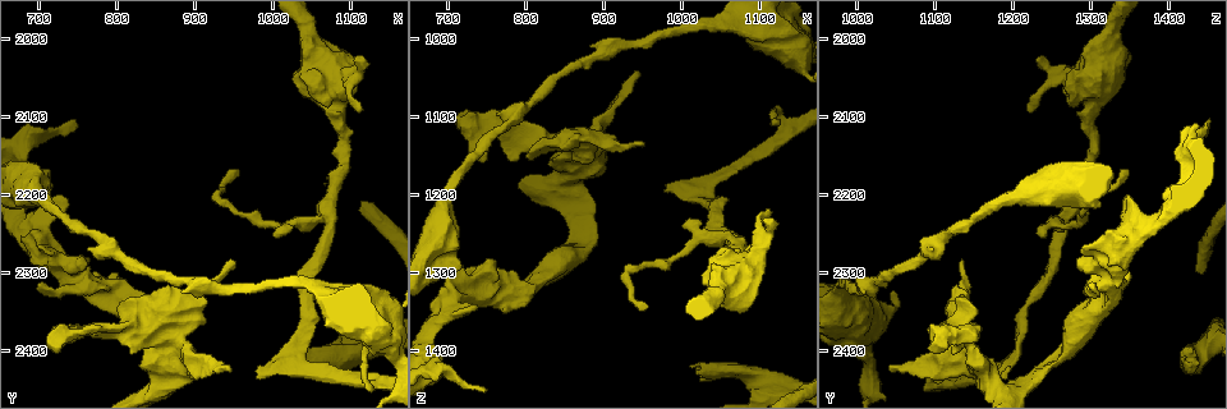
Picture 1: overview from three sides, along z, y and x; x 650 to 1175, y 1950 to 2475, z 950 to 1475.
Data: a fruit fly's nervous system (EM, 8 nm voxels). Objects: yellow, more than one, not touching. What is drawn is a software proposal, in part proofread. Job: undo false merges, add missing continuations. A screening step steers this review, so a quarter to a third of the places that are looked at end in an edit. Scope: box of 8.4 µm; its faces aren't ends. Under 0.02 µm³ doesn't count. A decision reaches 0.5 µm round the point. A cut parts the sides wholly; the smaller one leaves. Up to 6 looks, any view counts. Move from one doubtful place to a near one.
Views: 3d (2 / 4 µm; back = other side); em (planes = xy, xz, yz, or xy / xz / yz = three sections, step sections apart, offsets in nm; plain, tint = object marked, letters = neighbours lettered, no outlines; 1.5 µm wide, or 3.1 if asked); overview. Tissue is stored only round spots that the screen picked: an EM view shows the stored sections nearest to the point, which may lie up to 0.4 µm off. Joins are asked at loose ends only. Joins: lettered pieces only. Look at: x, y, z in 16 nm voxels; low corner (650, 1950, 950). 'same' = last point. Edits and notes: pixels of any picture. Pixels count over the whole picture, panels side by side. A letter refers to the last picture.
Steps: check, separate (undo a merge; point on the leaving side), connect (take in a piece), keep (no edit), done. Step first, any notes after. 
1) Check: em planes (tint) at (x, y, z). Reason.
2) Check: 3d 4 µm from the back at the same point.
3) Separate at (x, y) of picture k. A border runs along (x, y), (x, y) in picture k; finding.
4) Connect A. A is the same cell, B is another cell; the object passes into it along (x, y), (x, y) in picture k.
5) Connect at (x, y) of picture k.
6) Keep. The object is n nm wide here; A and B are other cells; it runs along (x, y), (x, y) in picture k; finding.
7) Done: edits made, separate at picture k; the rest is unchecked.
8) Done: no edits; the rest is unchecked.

Check: em planes (letters) at (755, 2315, 1330). Thick turns thin.

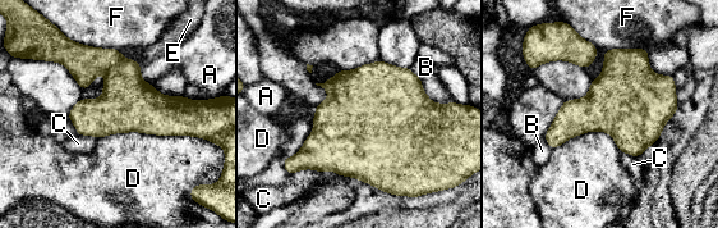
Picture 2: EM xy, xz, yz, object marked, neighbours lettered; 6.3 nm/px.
Keep. The object is 480 nm wide here; A, B, C, D, E and F are other cells; a border runs along (321, 172), (302, 169), (289, 176) in picture 2; continuous, no second neuron.

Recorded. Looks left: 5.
Check: 3d 2 µm at (875, 2320, 1130). Branch stops here.

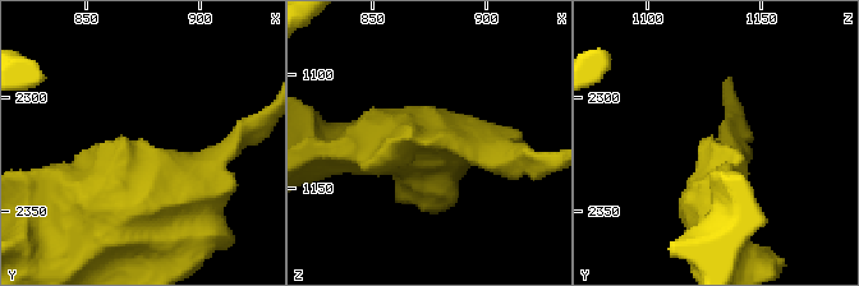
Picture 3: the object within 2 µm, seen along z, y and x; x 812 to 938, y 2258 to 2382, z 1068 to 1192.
Check: em planes (letters) at (879, 2321, 1129). Need the tissue.

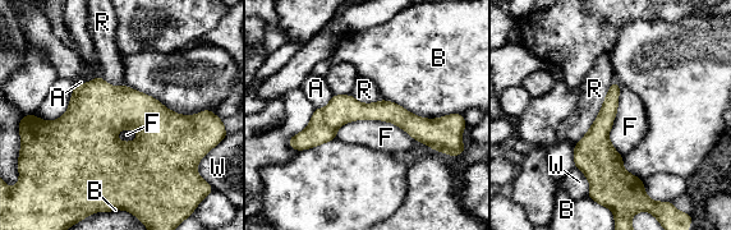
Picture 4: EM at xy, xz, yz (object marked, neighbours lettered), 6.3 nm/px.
Keep. A, B, F, R and W are other cells; a border runs along (125, 83), (176, 113), (214, 113) in picture 4; none of them fits.

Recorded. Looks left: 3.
Check: em planes (tint) at (865, 2450, 1220). Three-way junction.

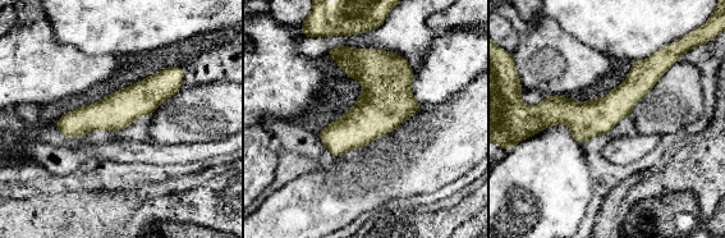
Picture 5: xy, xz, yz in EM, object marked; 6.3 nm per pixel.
Check: em planes (letters) at the same point. What lies round it.

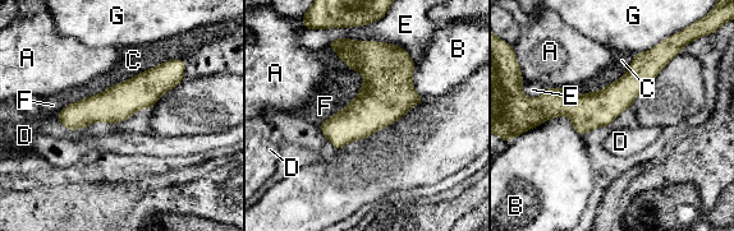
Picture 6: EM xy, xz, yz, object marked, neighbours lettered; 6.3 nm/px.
Keep. A, B, C, D, E, F and G are other cells; it runs along (666, 59), (604, 106), (536, 106) in picture 6; all the same neuron.

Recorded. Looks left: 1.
Done: no edits; the rest is unchecked.

